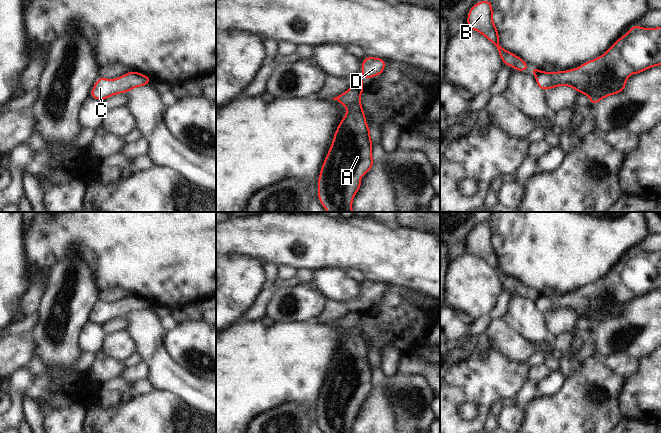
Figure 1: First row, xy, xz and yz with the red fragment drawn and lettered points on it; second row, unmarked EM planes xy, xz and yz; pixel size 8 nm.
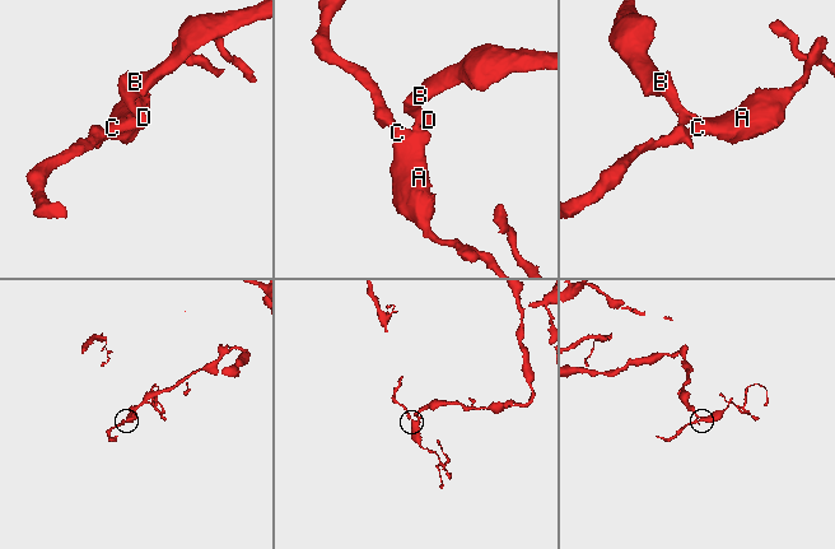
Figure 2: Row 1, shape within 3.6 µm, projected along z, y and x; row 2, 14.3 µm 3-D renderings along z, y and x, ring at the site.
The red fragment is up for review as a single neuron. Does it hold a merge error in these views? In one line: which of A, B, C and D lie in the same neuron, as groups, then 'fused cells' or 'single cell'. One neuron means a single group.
groups A C / B D; fused cells

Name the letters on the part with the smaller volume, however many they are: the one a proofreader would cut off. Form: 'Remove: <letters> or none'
Remove: A, C

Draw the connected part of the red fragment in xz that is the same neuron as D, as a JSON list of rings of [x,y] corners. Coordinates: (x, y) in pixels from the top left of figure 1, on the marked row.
[[[365,57],[362,60],[361,74],[367,79],[372,79],[374,76],[382,75],[385,69],[385,59],[376,57]]]

